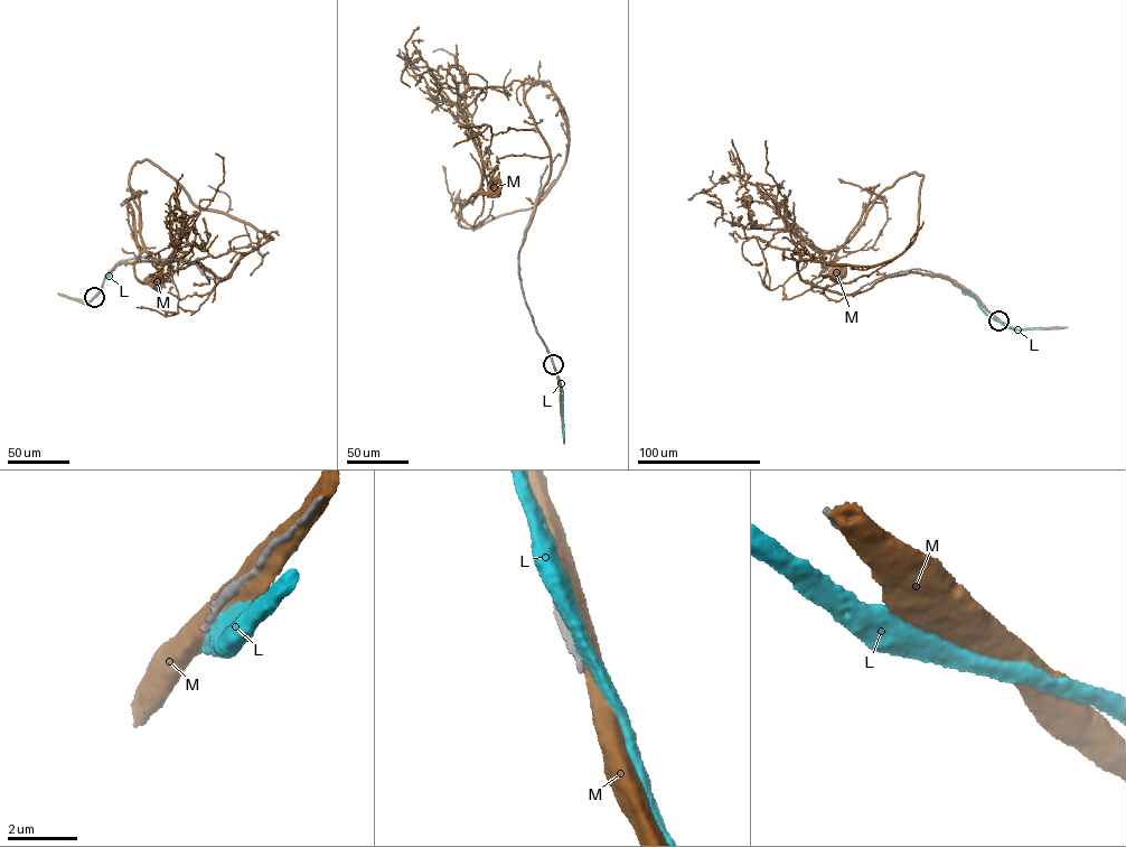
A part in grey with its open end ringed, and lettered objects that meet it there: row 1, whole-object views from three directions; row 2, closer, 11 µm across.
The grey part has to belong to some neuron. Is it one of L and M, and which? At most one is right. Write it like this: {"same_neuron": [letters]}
{"same_neuron": []}

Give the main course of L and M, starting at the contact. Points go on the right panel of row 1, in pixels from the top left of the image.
L: (998, 319), (1023, 329), (1062, 328)
M: (998, 319), (916, 272), (828, 290), (769, 241), (790, 224), (820, 251), (845, 241), (840, 272)

